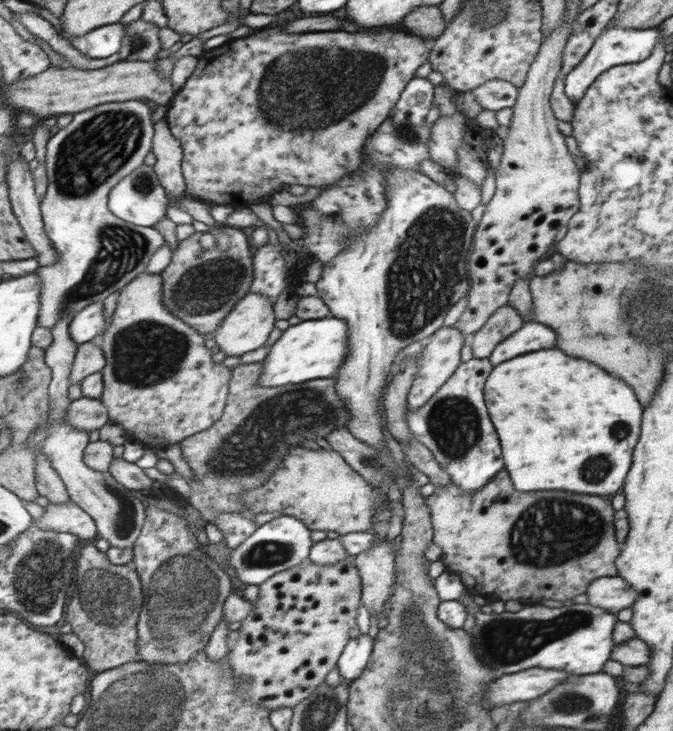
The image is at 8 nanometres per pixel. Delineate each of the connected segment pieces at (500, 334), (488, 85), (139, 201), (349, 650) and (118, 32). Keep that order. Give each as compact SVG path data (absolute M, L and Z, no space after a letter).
M510 305L499 307L485 326L469 336L469 347L472 356L476 359L489 357L491 351L499 344L501 339L506 339L509 334L521 327L521 316Z
M491 79L481 83L478 87L472 88L470 91L481 108L496 111L513 106L518 87L513 86L506 80Z
M155 165L139 167L132 174L121 180L110 194L110 209L115 216L126 220L129 224L137 226L153 227L157 223L167 219L172 206L166 188L156 176Z
M359 634L357 638L350 640L343 647L342 655L339 656L337 668L344 682L355 680L372 654L373 639L365 634Z
M109 24L80 38L71 38L73 48L91 58L109 58L121 50L124 38L123 24Z

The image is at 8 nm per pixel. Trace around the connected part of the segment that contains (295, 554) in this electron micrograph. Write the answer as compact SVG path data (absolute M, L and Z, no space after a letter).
M280 515L257 527L250 538L232 548L227 555L227 562L243 584L258 586L279 571L298 566L301 560L307 558L309 546L311 540L309 540L307 527L295 517Z

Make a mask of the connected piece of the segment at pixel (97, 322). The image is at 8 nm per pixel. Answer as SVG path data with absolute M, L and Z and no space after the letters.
M103 303L91 304L75 315L71 321L71 338L77 344L91 342L97 334L105 330L105 314L103 314Z

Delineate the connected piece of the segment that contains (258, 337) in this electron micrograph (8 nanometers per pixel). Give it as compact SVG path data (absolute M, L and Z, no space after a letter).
M253 293L245 295L241 300L234 304L233 310L227 314L222 320L221 326L210 334L210 340L219 347L219 350L227 356L241 356L245 352L251 352L255 348L259 348L271 328L273 328L273 314L271 314L271 304L269 304L269 296L262 293Z

